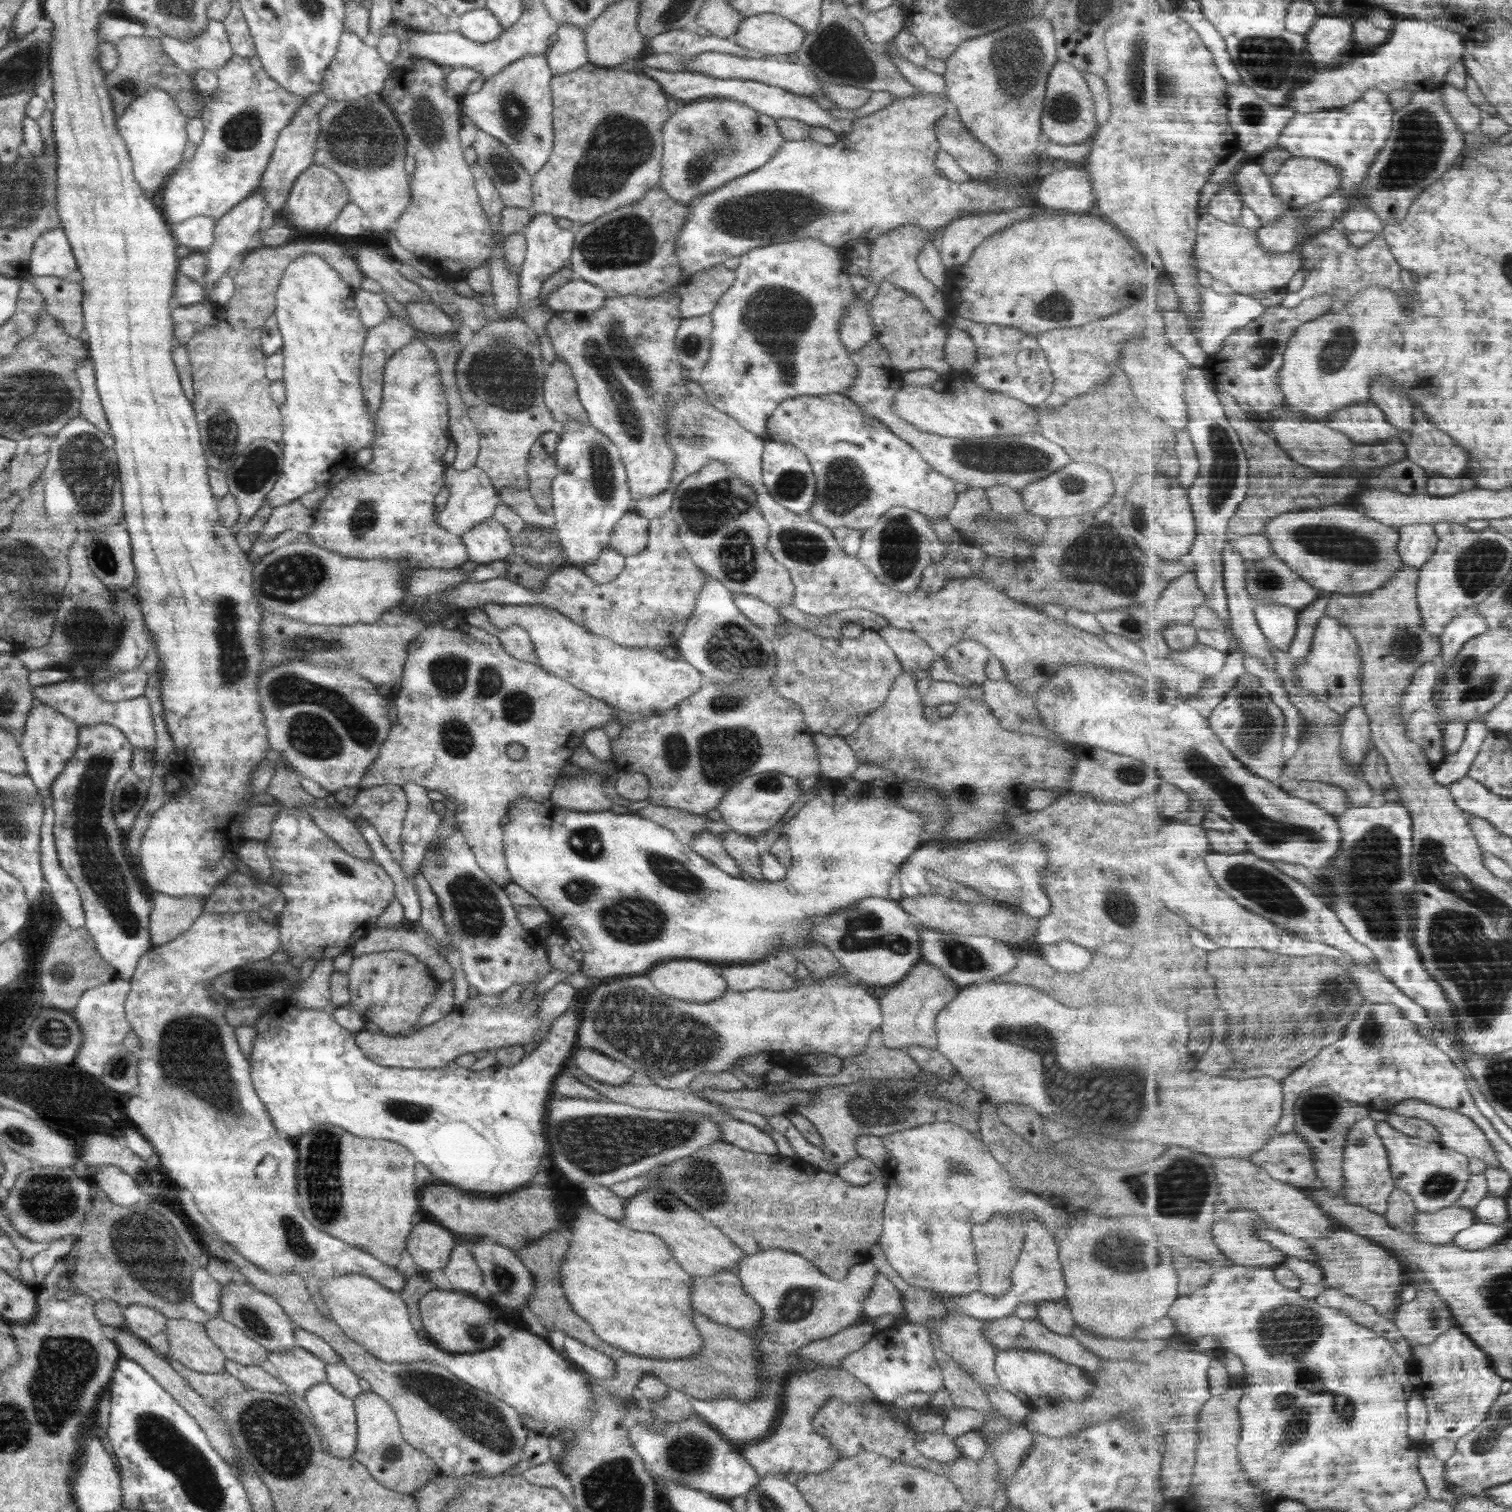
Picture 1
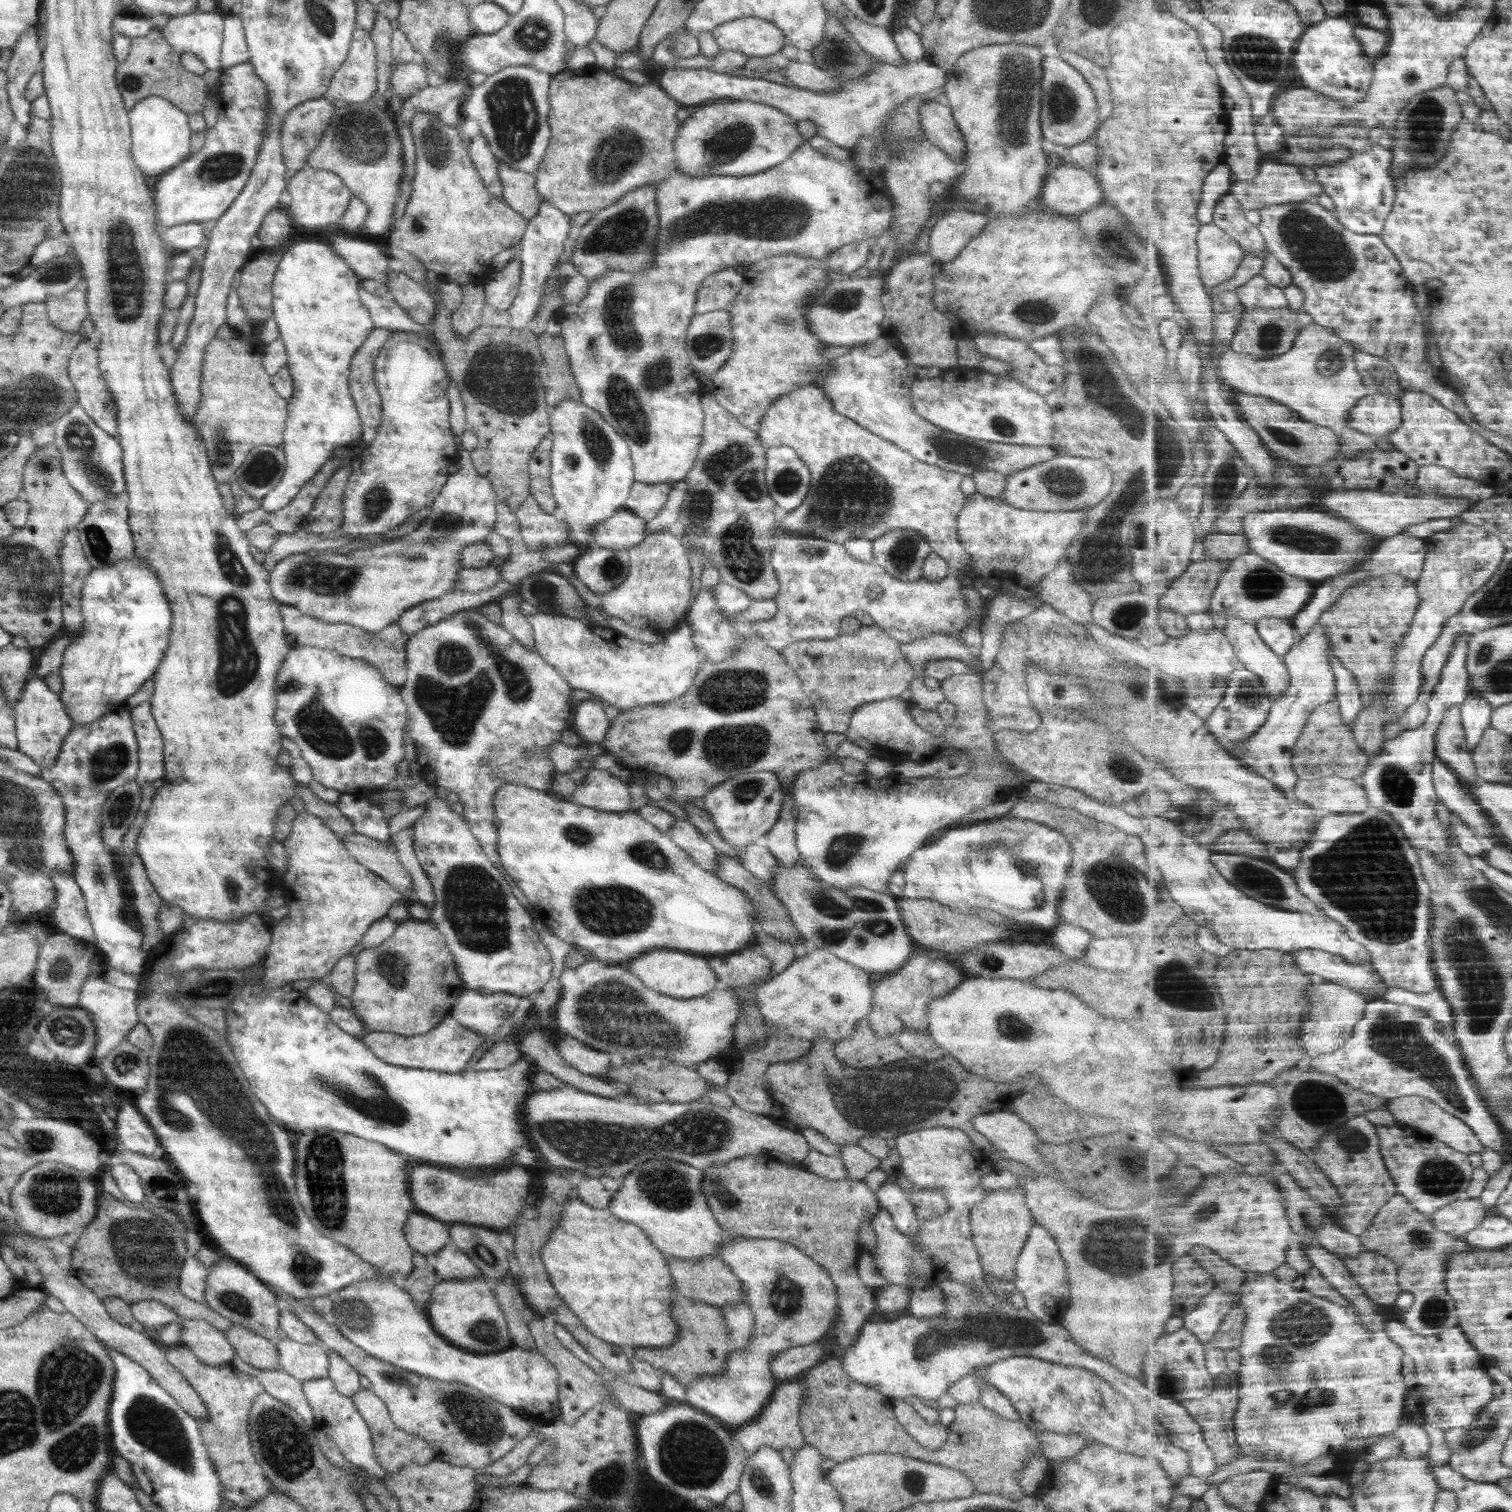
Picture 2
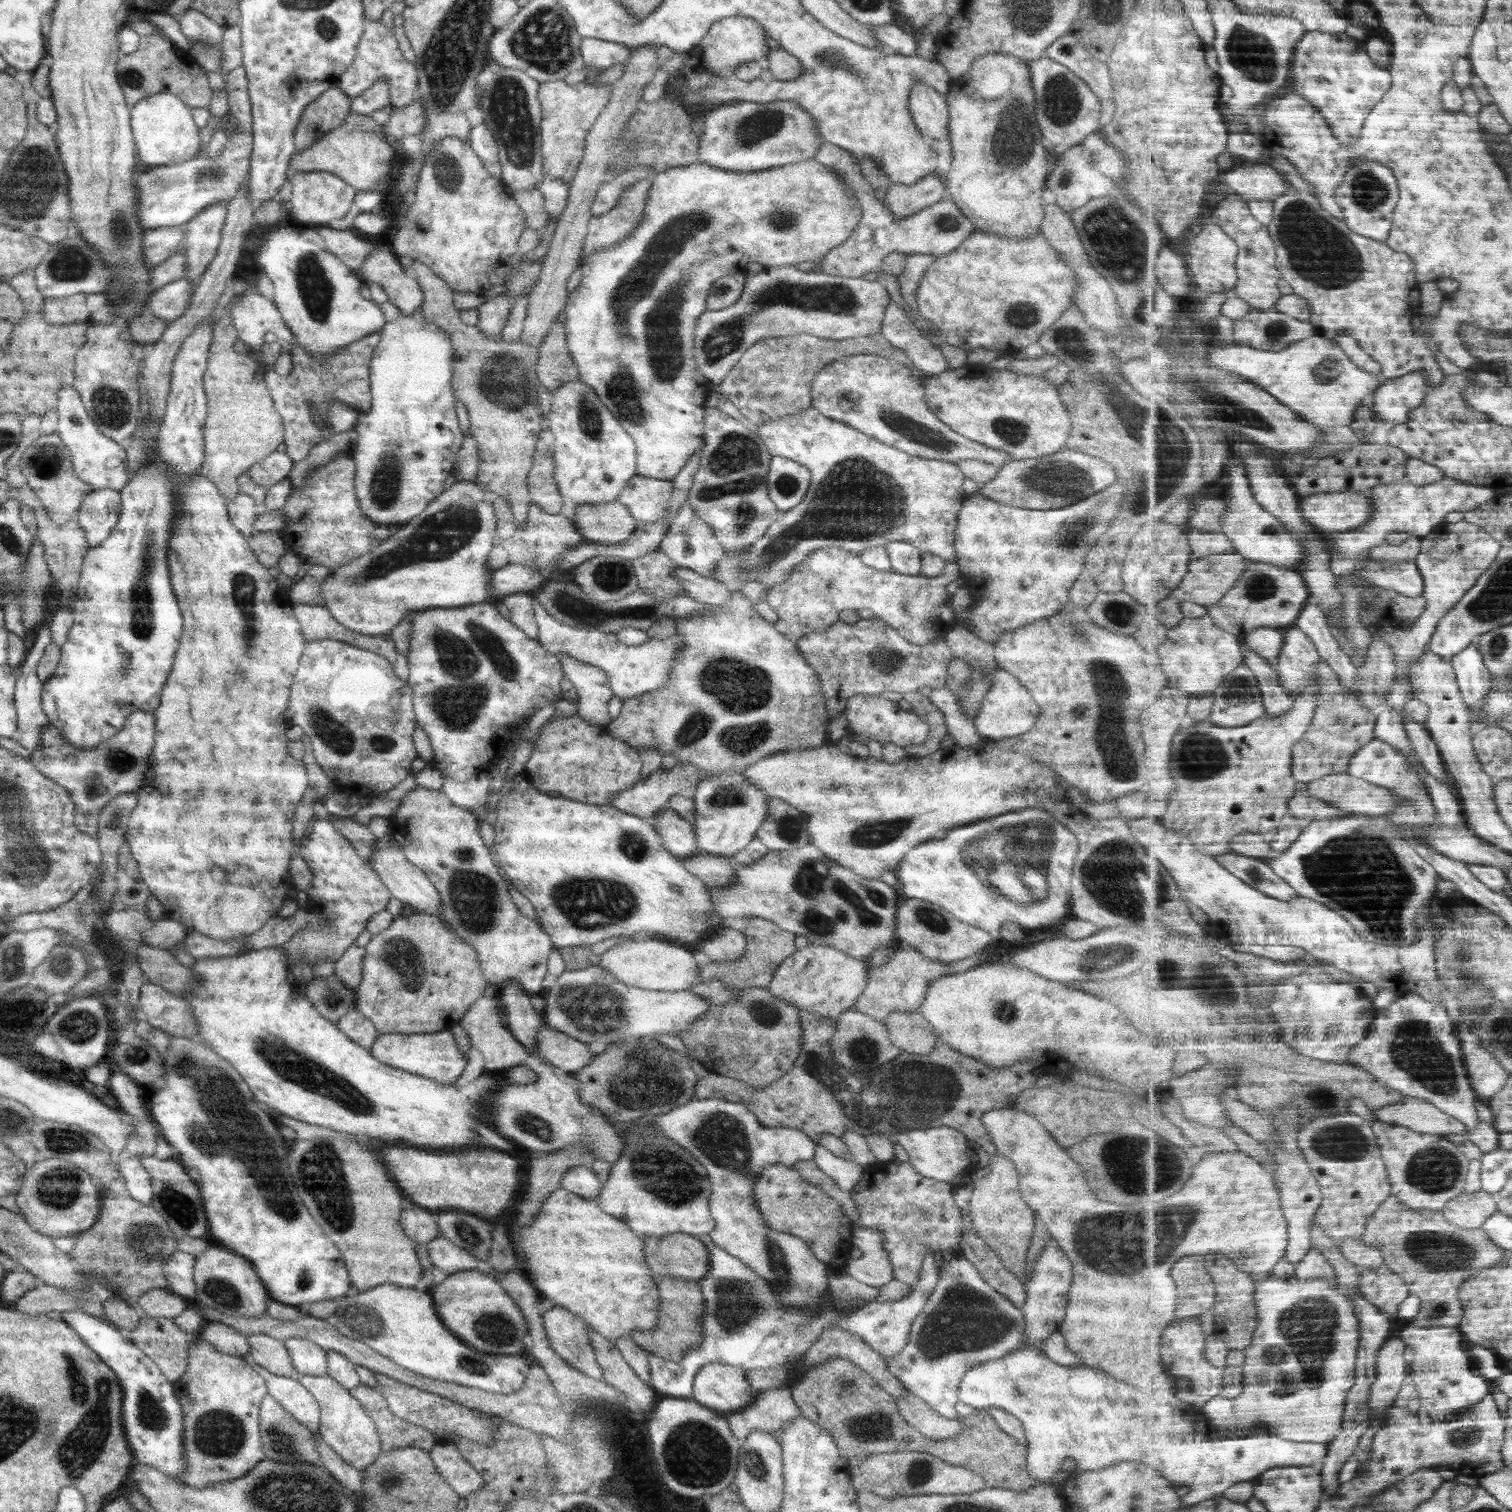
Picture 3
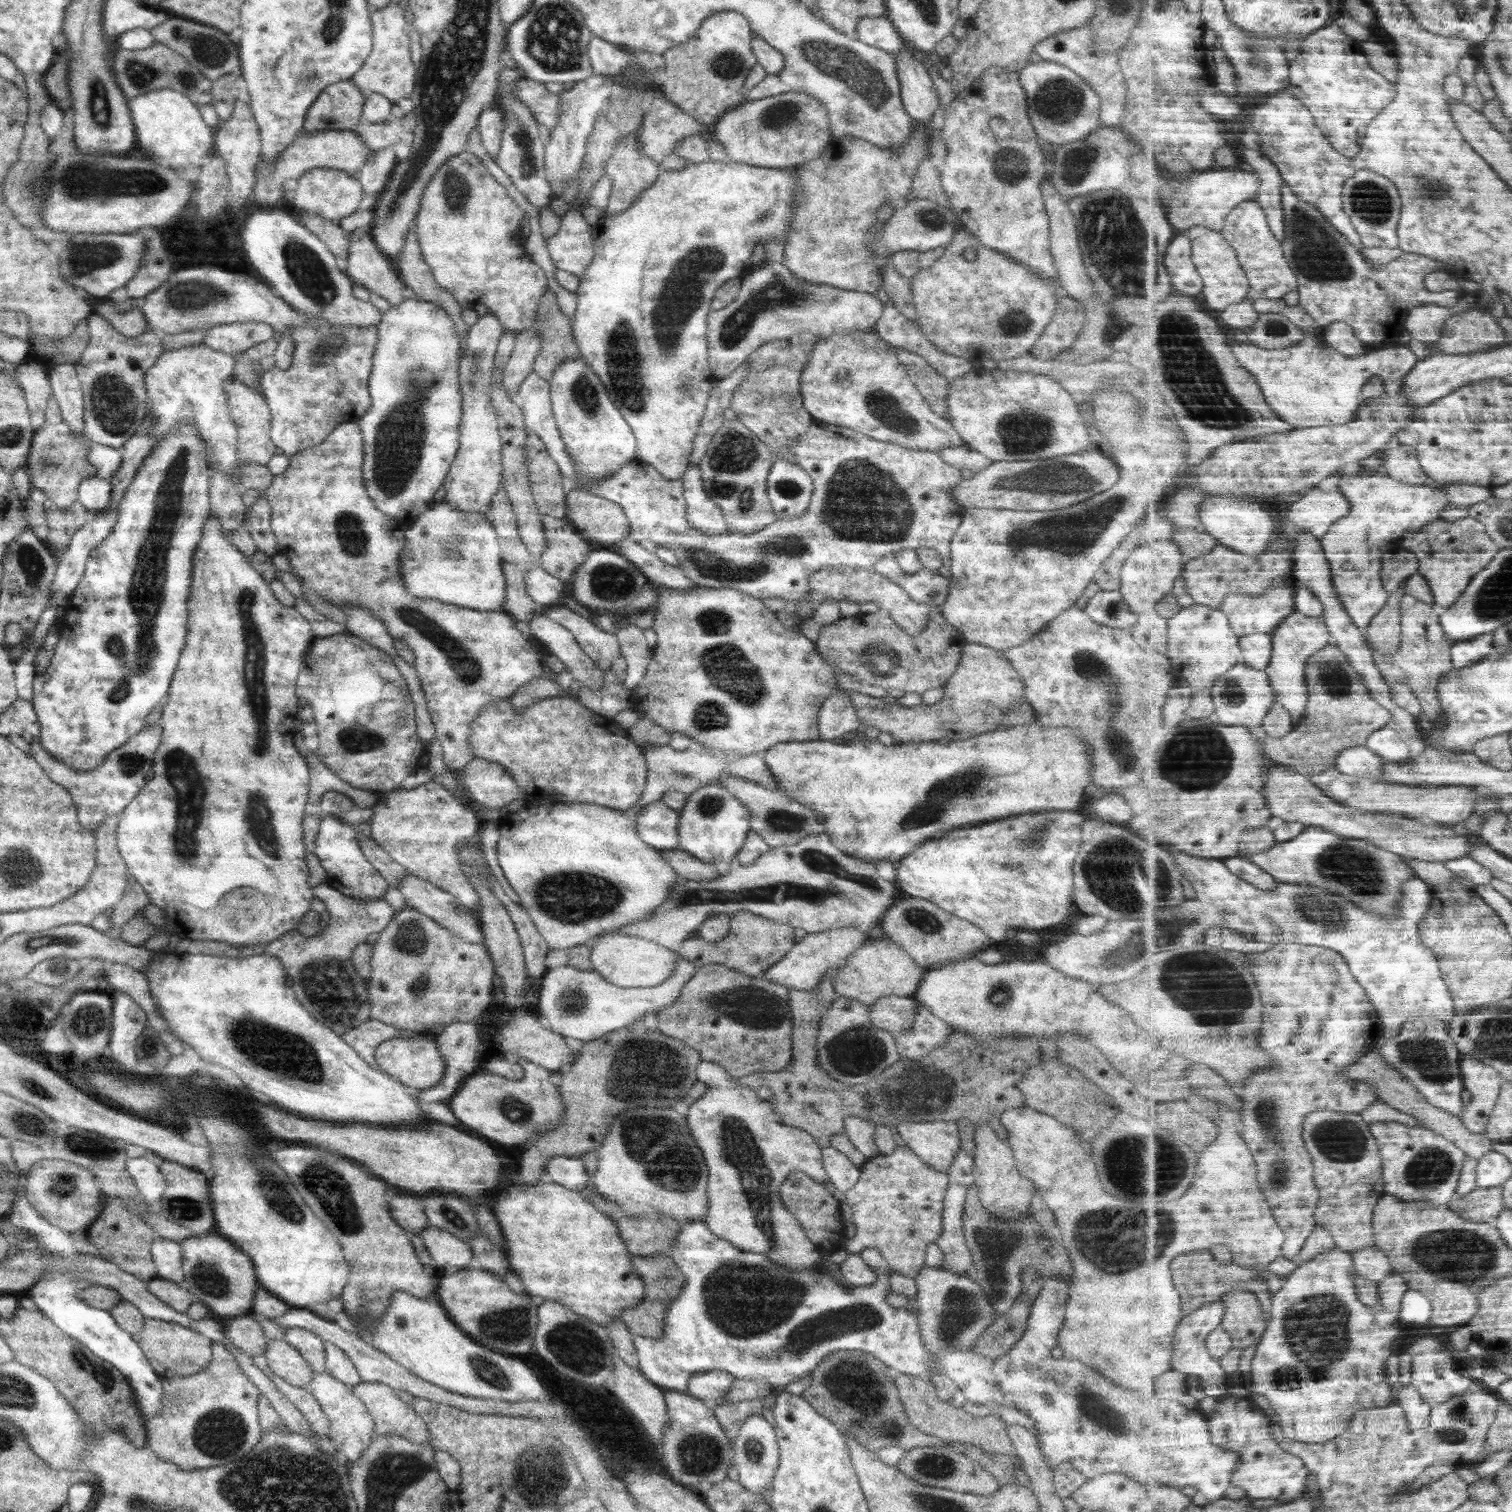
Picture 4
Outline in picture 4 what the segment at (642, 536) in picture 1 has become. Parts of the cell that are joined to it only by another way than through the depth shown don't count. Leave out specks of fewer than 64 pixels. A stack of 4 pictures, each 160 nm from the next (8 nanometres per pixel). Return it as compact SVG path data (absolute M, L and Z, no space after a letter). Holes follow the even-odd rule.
M577 488L565 495L565 516L580 537L611 547L629 537L629 522L623 508L601 496Z

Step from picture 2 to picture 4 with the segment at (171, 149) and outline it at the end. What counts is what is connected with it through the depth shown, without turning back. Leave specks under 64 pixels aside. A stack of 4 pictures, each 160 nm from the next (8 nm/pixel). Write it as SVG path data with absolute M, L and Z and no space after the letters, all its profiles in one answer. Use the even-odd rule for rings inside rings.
M164 88L128 99L128 106L135 128L136 146L142 146L146 154L162 158L177 170L190 170L190 166L206 163L215 148L215 129L204 124L197 104L188 100L184 94Z

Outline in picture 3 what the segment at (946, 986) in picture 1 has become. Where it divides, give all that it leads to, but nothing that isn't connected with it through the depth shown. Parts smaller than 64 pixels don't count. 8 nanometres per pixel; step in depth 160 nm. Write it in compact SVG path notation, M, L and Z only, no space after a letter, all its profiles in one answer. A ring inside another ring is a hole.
M898 945L894 948L894 954L883 965L867 967L866 988L856 999L855 1009L883 1023L888 1020L888 1014L892 1014L892 1012L914 1014L914 1012L918 1012L917 1008L923 1003L928 985L932 981L942 975L966 972L978 966L980 962L982 962L982 954L980 953L962 960L942 963L924 956L916 949Z

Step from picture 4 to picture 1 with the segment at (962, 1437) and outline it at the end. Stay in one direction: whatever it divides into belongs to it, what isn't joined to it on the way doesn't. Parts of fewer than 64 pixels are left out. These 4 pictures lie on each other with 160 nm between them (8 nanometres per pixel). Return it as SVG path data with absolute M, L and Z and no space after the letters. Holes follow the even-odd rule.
M940 1431L914 1432L915 1447L932 1460L949 1463L962 1456L954 1440Z

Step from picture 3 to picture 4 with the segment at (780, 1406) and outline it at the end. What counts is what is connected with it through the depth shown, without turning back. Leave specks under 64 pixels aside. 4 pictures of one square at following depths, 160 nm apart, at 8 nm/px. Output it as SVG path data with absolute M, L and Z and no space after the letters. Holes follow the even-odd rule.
M776 1391L760 1400L745 1400L744 1402L732 1403L708 1402L708 1405L713 1410L714 1416L720 1421L726 1436L734 1441L737 1438L740 1425L749 1416L762 1415L764 1406L771 1409L775 1403L775 1396Z

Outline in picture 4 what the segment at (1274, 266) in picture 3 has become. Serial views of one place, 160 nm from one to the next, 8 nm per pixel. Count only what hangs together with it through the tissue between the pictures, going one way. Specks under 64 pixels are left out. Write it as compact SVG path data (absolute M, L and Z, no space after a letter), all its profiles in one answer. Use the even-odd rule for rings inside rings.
M1257 200L1243 202L1226 219L1223 235L1239 252L1239 259L1251 280L1250 300L1283 299L1288 292L1299 290L1299 280L1288 262L1283 242L1272 230L1267 212Z

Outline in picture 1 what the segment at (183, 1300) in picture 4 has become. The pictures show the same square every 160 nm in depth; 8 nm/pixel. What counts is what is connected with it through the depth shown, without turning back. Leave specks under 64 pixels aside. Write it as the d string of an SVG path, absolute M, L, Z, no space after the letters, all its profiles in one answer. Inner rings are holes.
M134 1304L124 1307L122 1314L127 1322L127 1326L123 1329L130 1331L145 1342L151 1336L166 1333L167 1318L153 1308Z

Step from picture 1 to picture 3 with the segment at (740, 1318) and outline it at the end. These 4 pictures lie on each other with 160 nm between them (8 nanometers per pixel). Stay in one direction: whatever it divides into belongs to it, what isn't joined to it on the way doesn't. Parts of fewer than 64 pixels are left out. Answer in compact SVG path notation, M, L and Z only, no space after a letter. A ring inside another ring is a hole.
M684 1233L642 1237L645 1261L654 1273L698 1282L711 1267L708 1251L700 1238Z

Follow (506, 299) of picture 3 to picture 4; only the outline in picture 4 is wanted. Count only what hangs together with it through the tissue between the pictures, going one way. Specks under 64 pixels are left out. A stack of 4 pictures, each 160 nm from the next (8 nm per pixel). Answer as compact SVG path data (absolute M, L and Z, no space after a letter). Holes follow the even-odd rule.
M488 312L478 317L467 332L465 347L459 358L459 387L462 405L460 421L459 449L443 480L446 490L444 501L452 508L462 512L486 514L491 507L491 500L502 486L501 434L498 420L491 403L490 391L495 376L495 354L497 344L504 333L500 321Z

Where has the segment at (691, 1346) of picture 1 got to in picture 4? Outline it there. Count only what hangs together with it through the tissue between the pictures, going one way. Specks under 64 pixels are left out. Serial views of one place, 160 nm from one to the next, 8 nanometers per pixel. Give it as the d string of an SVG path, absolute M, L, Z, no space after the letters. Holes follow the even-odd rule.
M548 1179L531 1187L518 1184L502 1188L492 1200L492 1209L500 1225L509 1268L524 1284L530 1296L559 1302L577 1315L603 1327L618 1319L622 1309L636 1306L644 1297L644 1282L631 1261L631 1253L620 1238L616 1223L596 1208L580 1191L560 1186Z

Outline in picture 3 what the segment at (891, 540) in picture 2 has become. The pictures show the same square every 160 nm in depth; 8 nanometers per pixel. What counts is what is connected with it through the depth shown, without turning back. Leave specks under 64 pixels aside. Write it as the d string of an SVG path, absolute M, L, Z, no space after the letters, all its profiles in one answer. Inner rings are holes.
M890 542L886 545L886 555L890 560L890 570L907 576L921 575L921 552L916 546L906 542Z

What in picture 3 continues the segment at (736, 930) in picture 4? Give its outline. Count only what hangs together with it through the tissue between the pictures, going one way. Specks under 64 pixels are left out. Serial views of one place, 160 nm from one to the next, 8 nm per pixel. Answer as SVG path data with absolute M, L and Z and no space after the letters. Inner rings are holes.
M754 917L748 920L743 933L746 939L745 955L731 963L711 961L699 966L700 981L708 982L718 979L720 983L733 991L750 987L768 989L780 963L797 951L794 945L795 935L769 920Z

